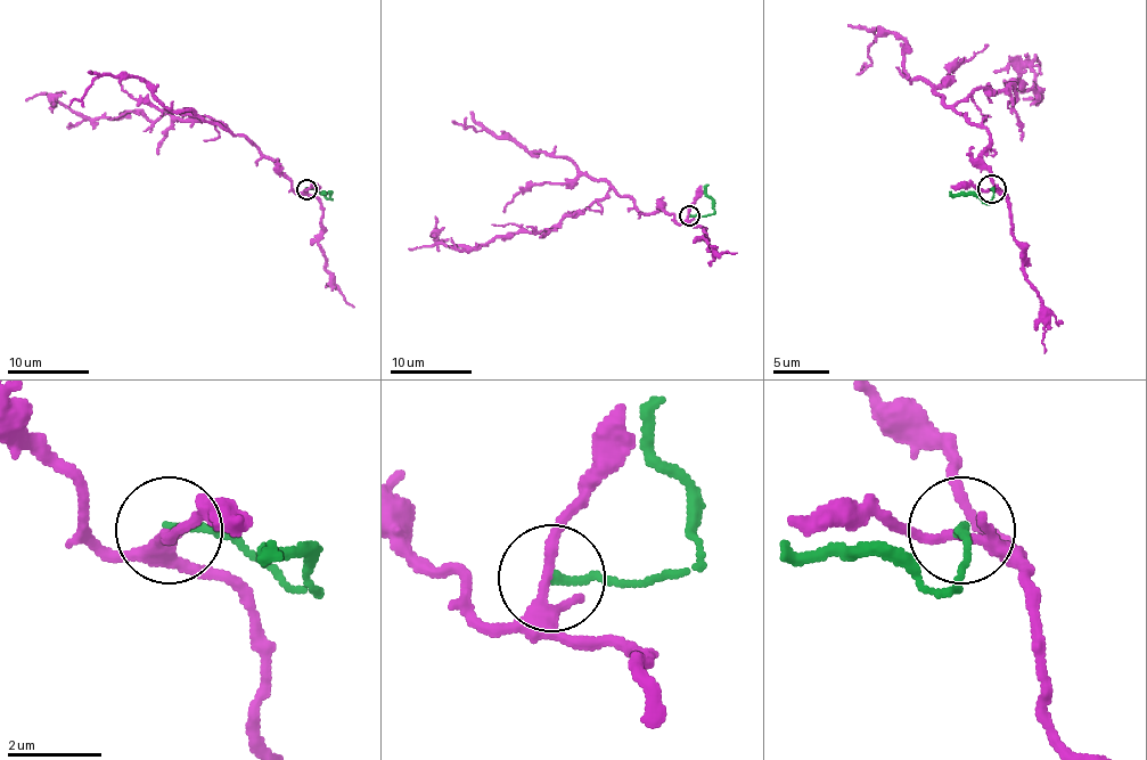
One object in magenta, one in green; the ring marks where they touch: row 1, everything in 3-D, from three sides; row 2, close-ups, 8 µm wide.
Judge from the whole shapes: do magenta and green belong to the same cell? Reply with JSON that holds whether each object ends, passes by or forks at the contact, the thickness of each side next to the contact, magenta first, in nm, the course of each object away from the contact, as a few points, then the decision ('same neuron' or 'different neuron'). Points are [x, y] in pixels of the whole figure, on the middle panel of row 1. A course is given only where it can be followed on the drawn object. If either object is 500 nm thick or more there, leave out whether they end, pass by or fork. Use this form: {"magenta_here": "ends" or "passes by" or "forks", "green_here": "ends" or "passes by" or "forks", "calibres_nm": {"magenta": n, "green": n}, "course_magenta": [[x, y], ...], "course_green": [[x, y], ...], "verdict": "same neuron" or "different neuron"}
{"magenta_here": "forks", "green_here": "ends", "calibres_nm": {"magenta": 190, "green": 180}, "course_magenta": [[689, 214], [679, 222], [661, 209], [642, 212], [612, 188], [545, 231], [409, 250]], "course_green": [[689, 214], [705, 217], [713, 212], [712, 198], [705, 193], [707, 184]], "verdict": "different neuron"}

